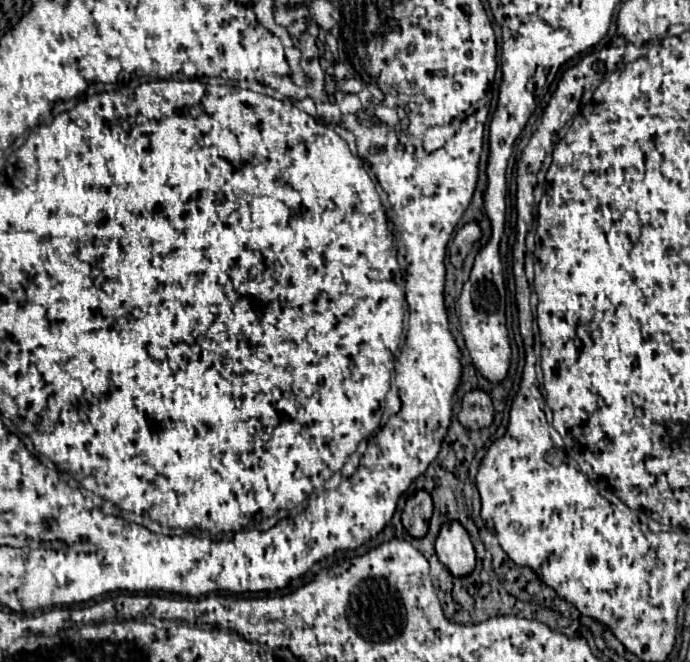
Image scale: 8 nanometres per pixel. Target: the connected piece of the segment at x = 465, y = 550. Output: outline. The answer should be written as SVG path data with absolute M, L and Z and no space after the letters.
M453 520L441 526L441 532L435 542L435 550L439 560L453 576L465 576L473 572L475 548L471 544L467 530L461 526L461 522Z

